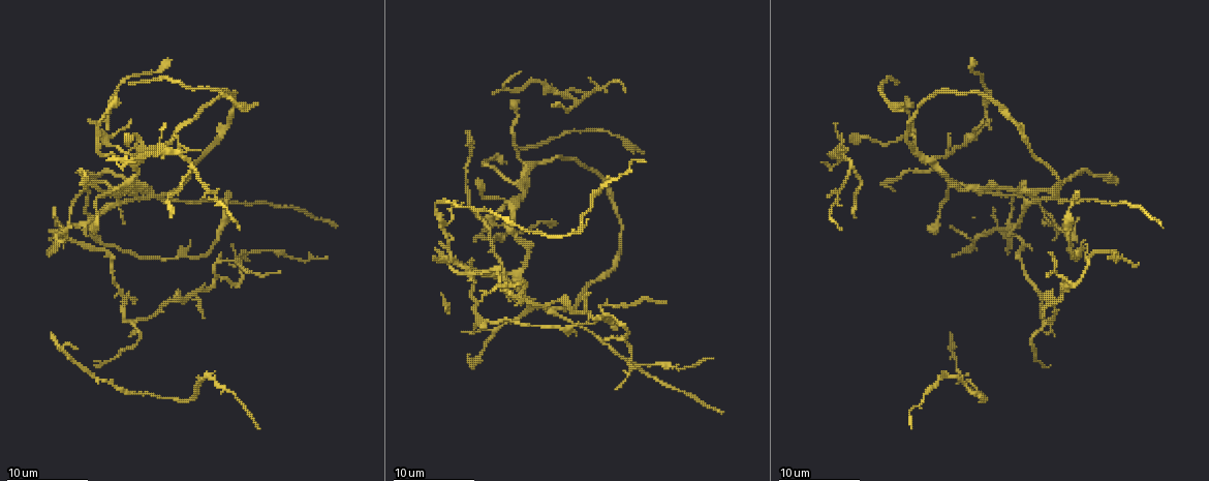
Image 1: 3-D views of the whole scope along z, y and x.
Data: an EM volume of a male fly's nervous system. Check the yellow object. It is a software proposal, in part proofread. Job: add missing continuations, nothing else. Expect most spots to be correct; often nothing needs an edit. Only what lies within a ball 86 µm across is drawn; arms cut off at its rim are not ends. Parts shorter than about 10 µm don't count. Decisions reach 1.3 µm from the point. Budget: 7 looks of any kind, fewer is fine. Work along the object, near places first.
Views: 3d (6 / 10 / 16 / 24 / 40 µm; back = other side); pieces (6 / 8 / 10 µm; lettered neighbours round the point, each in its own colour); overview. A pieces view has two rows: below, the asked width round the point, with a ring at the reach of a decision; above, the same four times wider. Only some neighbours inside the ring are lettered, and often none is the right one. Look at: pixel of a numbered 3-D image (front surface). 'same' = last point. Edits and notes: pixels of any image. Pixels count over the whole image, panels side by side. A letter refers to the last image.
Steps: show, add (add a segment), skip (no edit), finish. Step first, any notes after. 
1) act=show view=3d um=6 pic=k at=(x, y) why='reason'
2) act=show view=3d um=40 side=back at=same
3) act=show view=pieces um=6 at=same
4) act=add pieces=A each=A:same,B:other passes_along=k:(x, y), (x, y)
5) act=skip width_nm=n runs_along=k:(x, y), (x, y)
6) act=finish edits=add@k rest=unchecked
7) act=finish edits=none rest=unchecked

act=show view=3d um=6 pic=1 at=(1078, 193) why='thick end'

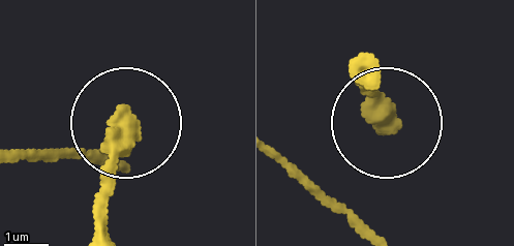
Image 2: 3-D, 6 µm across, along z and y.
act=show view=pieces um=8 pic=2 at=(124, 116)

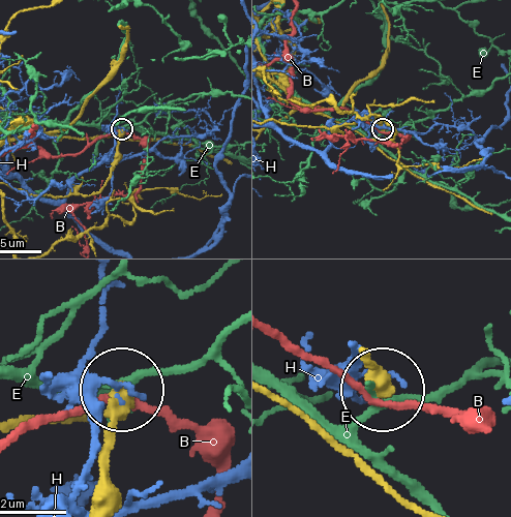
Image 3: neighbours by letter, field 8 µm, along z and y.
act=skip each=B:other,E:other,H:other found='no lettered segment goes on from it'

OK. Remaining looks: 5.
act=show view=pieces um=6 pic=1 at=(1161, 224) why='end of a long branch'

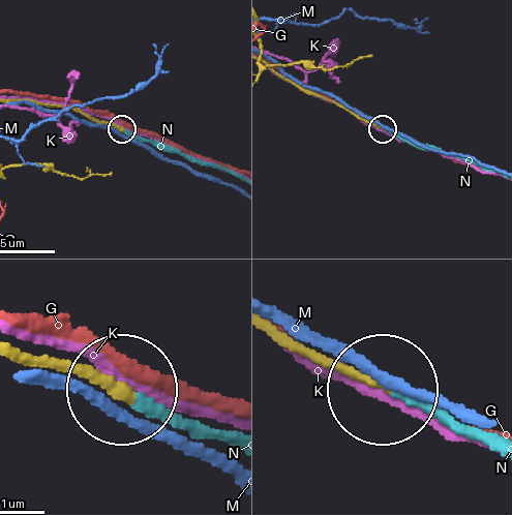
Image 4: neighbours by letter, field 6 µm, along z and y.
act=add pieces=N each=G:other,K:other,M:other,N:same found='the cell continues'

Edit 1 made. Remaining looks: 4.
act=show view=pieces um=8 pic=1 at=(900, 105) why='an open end'

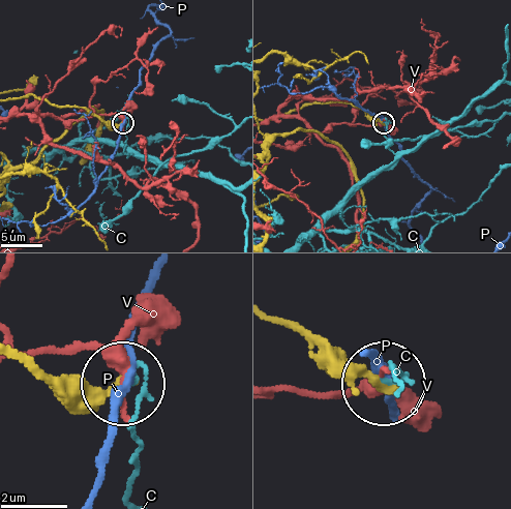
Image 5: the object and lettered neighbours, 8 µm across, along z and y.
act=skip each=C:other,P:other,V:other runs_along=5:(9, 100), (32, 96), (84, 107), (121, 123) found='no lettered segment goes on from it'

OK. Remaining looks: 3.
act=finish edits=add@4 rest=unchecked

